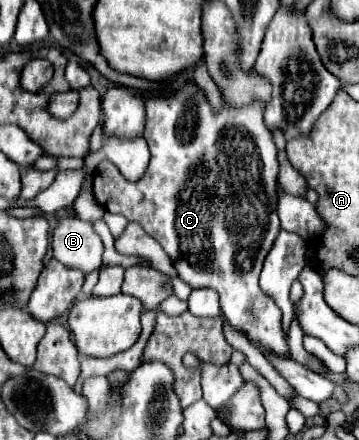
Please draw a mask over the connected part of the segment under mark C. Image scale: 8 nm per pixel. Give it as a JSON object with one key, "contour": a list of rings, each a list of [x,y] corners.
{"contour":[[[186,81],[184,85],[176,87],[176,85],[170,85],[172,89],[158,89],[148,101],[146,101],[146,115],[148,115],[148,121],[146,121],[146,131],[144,131],[144,139],[150,147],[150,165],[144,173],[142,179],[138,179],[136,183],[124,179],[124,175],[120,175],[118,167],[112,163],[112,161],[102,161],[96,171],[94,171],[94,185],[92,185],[92,191],[94,191],[94,197],[96,201],[110,213],[120,213],[124,215],[128,221],[136,221],[140,223],[140,227],[152,235],[162,247],[164,251],[172,257],[174,265],[176,265],[176,271],[178,271],[178,277],[188,283],[192,289],[196,287],[210,287],[214,289],[218,295],[220,295],[220,305],[222,305],[222,313],[228,317],[230,325],[244,331],[250,339],[254,341],[260,341],[262,345],[266,345],[270,351],[274,351],[276,355],[282,355],[282,357],[290,357],[288,353],[288,343],[284,339],[284,333],[282,333],[282,327],[280,327],[280,319],[282,319],[282,311],[280,307],[276,307],[276,301],[270,297],[270,295],[264,295],[264,291],[260,291],[260,285],[258,285],[258,275],[262,271],[262,263],[264,263],[264,257],[268,255],[268,251],[272,249],[272,243],[280,231],[280,221],[276,219],[276,187],[278,187],[278,161],[276,161],[276,143],[272,143],[272,133],[264,127],[262,123],[262,105],[260,103],[248,103],[248,107],[228,107],[228,103],[224,103],[224,97],[222,97],[222,107],[220,111],[214,111],[214,107],[208,103],[204,91],[200,91],[200,87],[192,81]]]}

